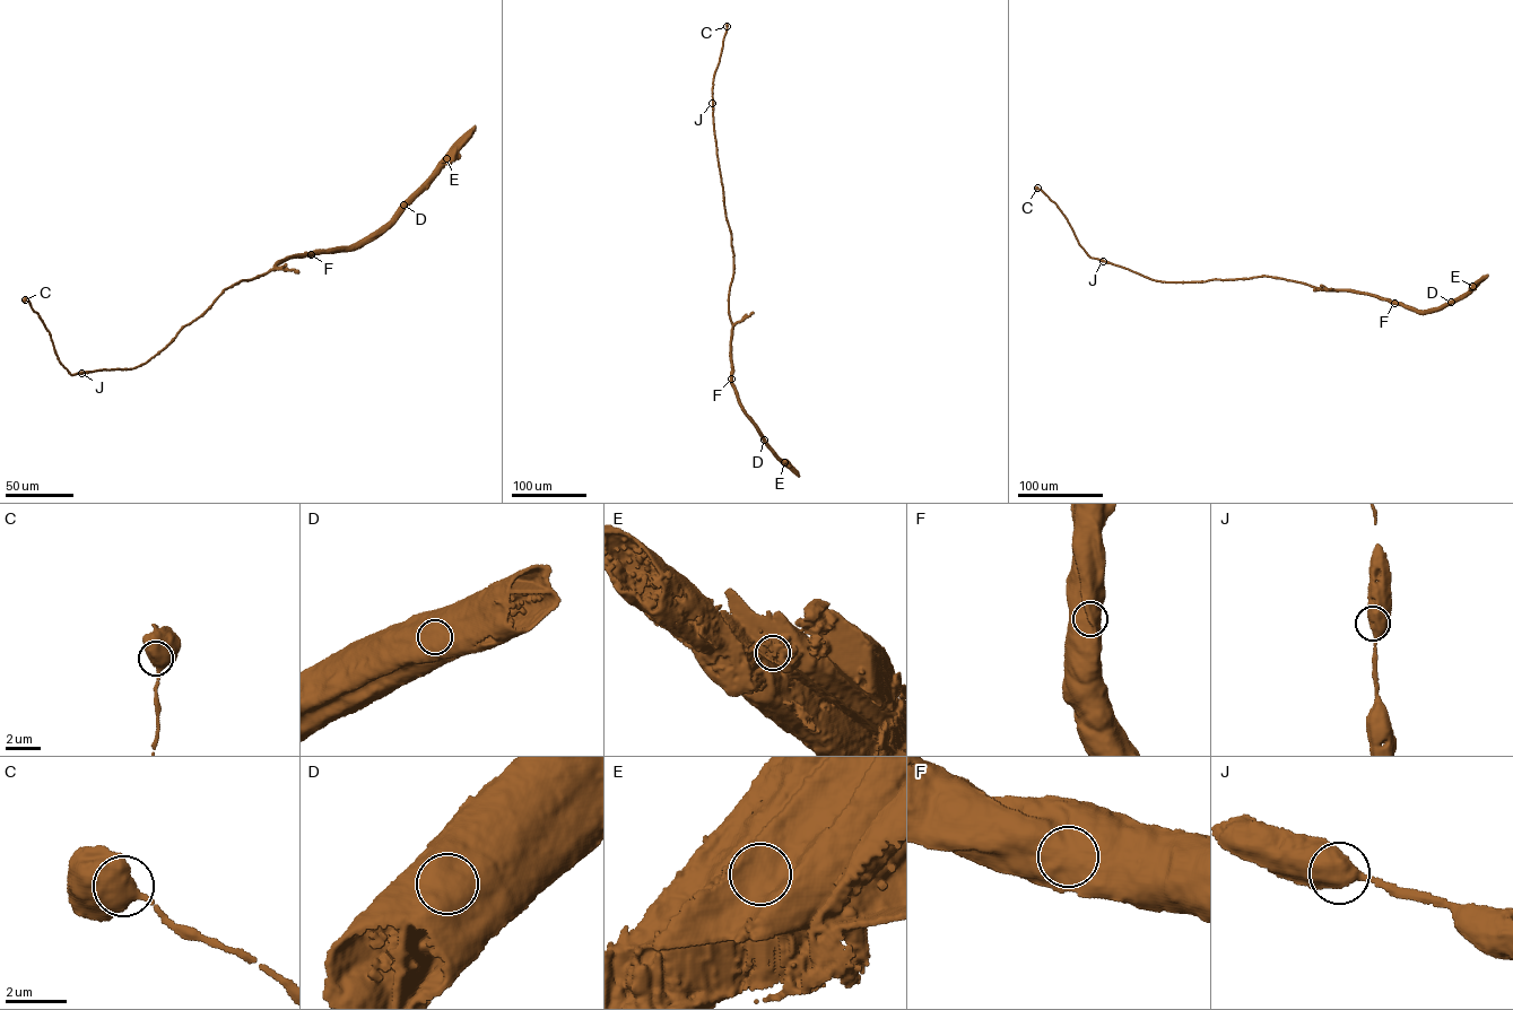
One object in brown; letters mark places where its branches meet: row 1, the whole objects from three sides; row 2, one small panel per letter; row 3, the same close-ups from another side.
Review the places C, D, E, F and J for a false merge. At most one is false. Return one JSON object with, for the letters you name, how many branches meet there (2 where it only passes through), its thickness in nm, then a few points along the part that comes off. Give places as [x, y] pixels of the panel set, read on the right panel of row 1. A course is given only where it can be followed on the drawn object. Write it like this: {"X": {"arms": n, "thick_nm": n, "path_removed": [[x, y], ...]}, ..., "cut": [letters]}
{"E": {"arms": 2, "thick_nm": 800}, "cut": ["E"]}

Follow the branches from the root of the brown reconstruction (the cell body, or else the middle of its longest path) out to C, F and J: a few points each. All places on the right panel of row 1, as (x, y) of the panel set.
C: (1444, 305), (1424, 312), (1375, 295), (1262, 276), (1200, 281), (1153, 280), (1089, 257), (1057, 205), (1037, 188)
F: (1444, 305), (1424, 312), (1394, 303)
J: (1444, 305), (1424, 312), (1375, 295), (1262, 276), (1166, 283), (1103, 261)

